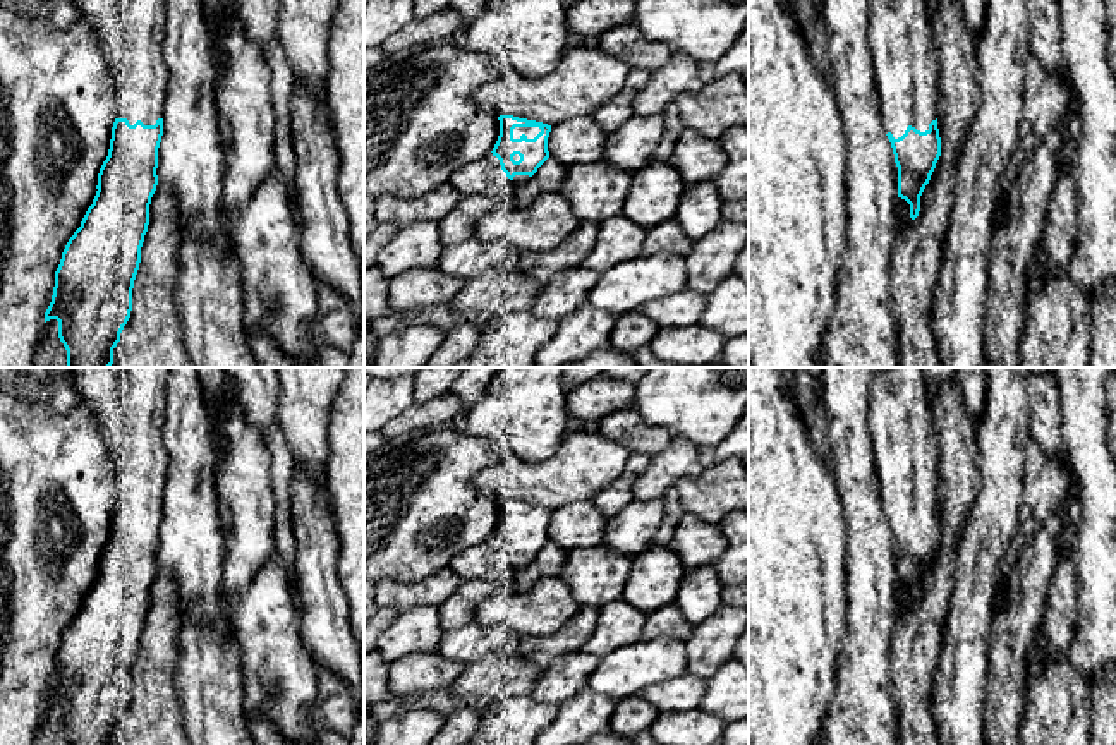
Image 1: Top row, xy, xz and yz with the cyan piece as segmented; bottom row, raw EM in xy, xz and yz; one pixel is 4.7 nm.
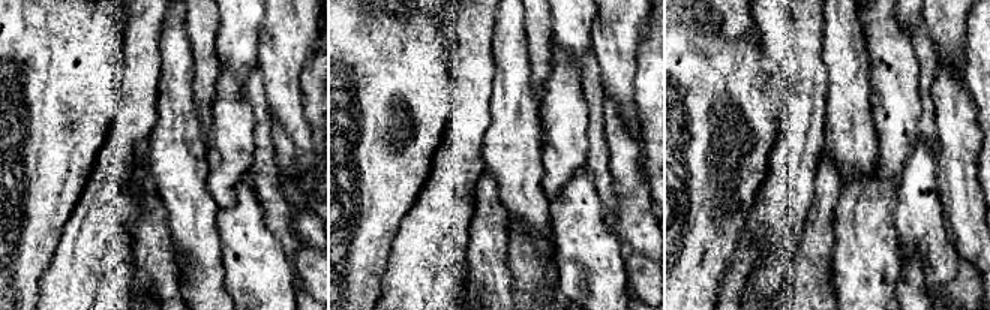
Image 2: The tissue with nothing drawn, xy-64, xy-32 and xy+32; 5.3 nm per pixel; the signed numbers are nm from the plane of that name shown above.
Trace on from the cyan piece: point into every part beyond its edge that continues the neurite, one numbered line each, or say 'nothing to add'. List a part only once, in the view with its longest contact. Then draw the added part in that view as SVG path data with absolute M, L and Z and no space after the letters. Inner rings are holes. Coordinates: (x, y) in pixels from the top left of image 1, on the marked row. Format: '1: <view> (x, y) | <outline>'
1: xz (531, 133) | M515 127L513 139L520 139L522 134L525 134L527 139L534 139L539 132L541 132L539 127Z

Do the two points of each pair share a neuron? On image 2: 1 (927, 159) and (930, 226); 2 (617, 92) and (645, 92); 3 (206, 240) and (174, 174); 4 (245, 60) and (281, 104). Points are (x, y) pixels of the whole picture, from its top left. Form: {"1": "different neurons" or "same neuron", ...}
{"1": "same neuron", "2": "different neurons", "3": "same neuron", "4": "different neurons"}

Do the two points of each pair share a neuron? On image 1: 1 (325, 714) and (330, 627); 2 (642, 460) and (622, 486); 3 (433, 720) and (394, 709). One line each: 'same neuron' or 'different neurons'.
1: different neurons
2: same neuron
3: different neurons

